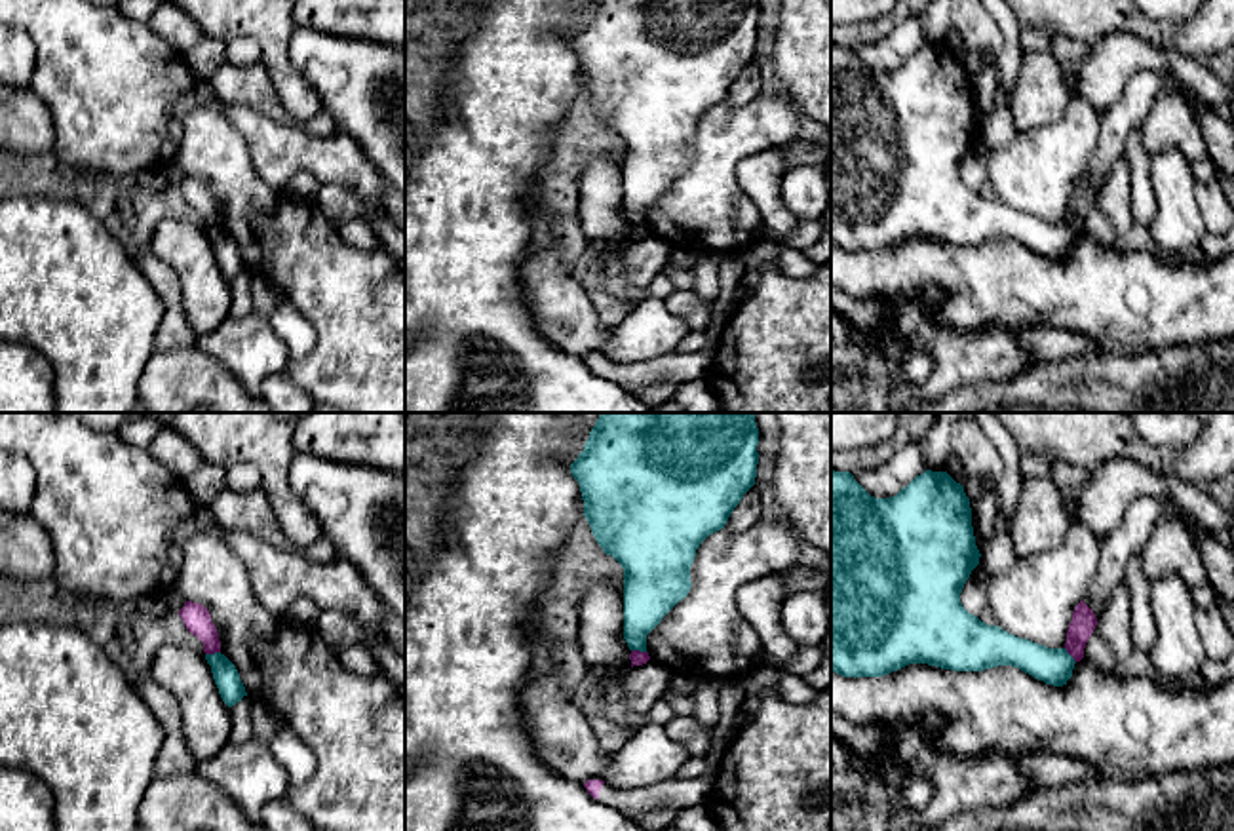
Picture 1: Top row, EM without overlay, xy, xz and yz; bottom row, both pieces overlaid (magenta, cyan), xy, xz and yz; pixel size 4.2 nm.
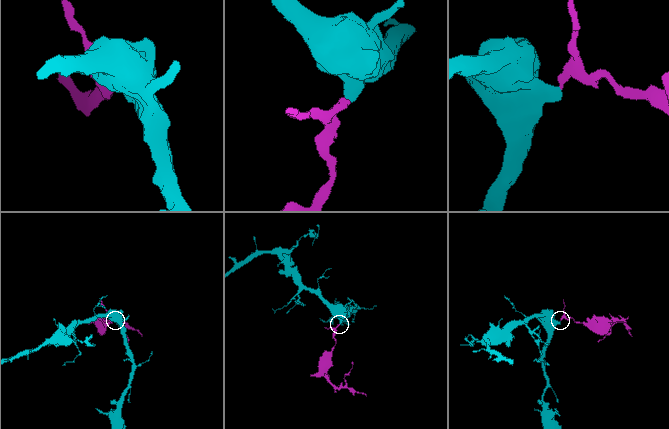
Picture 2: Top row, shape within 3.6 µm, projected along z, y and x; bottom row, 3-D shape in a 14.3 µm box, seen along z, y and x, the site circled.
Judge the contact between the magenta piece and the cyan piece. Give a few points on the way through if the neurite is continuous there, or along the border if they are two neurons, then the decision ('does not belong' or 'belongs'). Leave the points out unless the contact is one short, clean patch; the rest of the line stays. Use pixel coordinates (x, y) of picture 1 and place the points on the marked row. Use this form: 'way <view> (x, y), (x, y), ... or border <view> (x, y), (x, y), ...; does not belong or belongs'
border xy (219, 651), (206, 655); does not belong

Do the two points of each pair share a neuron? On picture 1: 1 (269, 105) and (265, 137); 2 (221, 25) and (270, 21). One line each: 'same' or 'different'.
1: different
2: same

